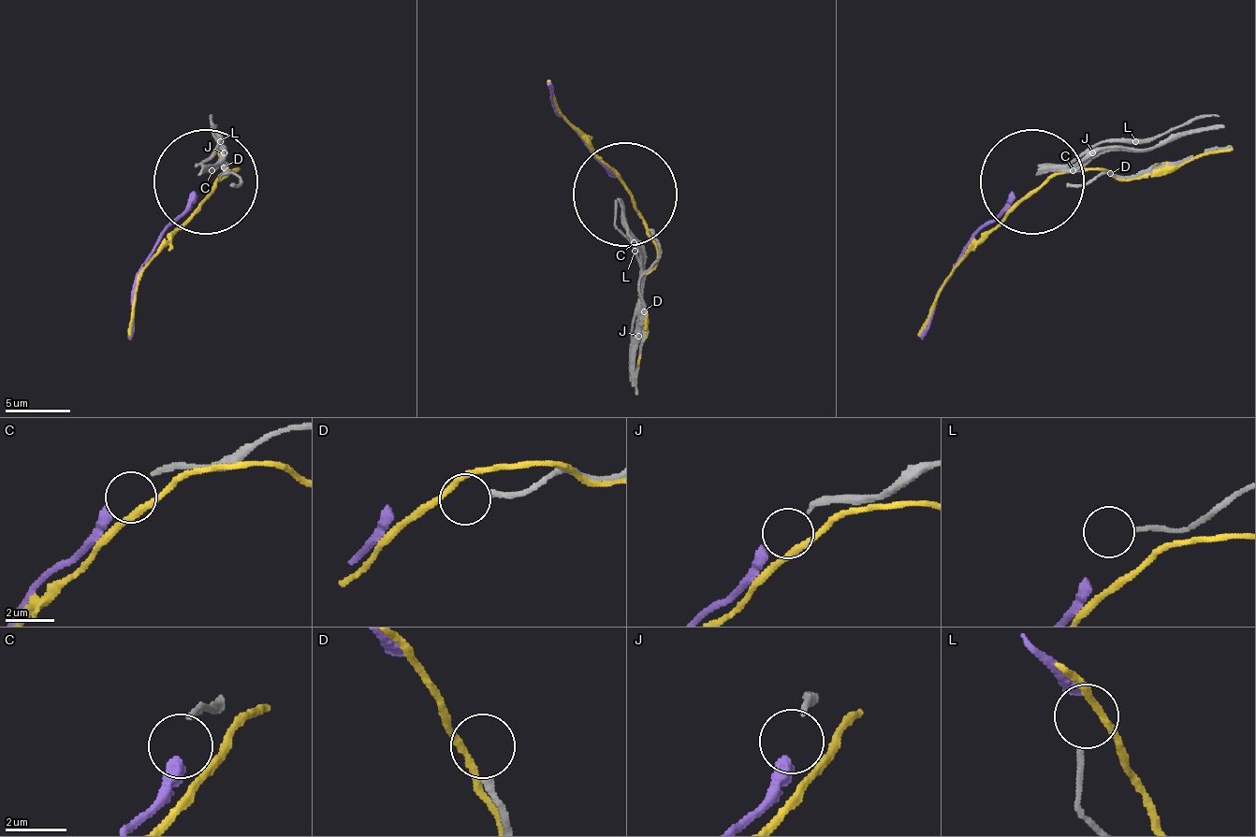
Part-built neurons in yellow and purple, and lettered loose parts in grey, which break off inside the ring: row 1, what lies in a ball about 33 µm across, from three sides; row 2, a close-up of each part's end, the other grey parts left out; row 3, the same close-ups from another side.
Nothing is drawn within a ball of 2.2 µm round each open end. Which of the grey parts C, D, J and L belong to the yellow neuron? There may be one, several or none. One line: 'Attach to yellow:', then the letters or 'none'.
Attach to yellow: none

